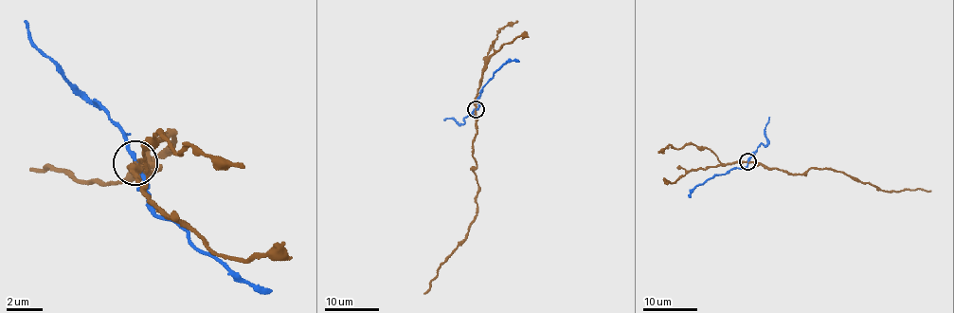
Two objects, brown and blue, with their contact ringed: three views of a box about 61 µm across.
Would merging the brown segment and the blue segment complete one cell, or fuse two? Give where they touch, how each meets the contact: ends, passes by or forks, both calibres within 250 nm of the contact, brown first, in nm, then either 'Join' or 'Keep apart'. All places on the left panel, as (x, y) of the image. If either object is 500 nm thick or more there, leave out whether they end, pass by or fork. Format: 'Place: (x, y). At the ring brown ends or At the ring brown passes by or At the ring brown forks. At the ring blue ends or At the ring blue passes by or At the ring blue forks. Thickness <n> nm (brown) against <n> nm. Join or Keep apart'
Place: (134, 162). At the ring brown passes by. At the ring blue passes by. Thickness 240 nm (brown) against 200 nm. Keep apart

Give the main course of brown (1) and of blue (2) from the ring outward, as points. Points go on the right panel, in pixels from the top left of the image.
1: (747, 161), (787, 170), (792, 174), (804, 174), (810, 169), (844, 172), (886, 192), (930, 191)
2: (747, 161), (745, 168), (735, 167), (714, 174), (689, 196)

